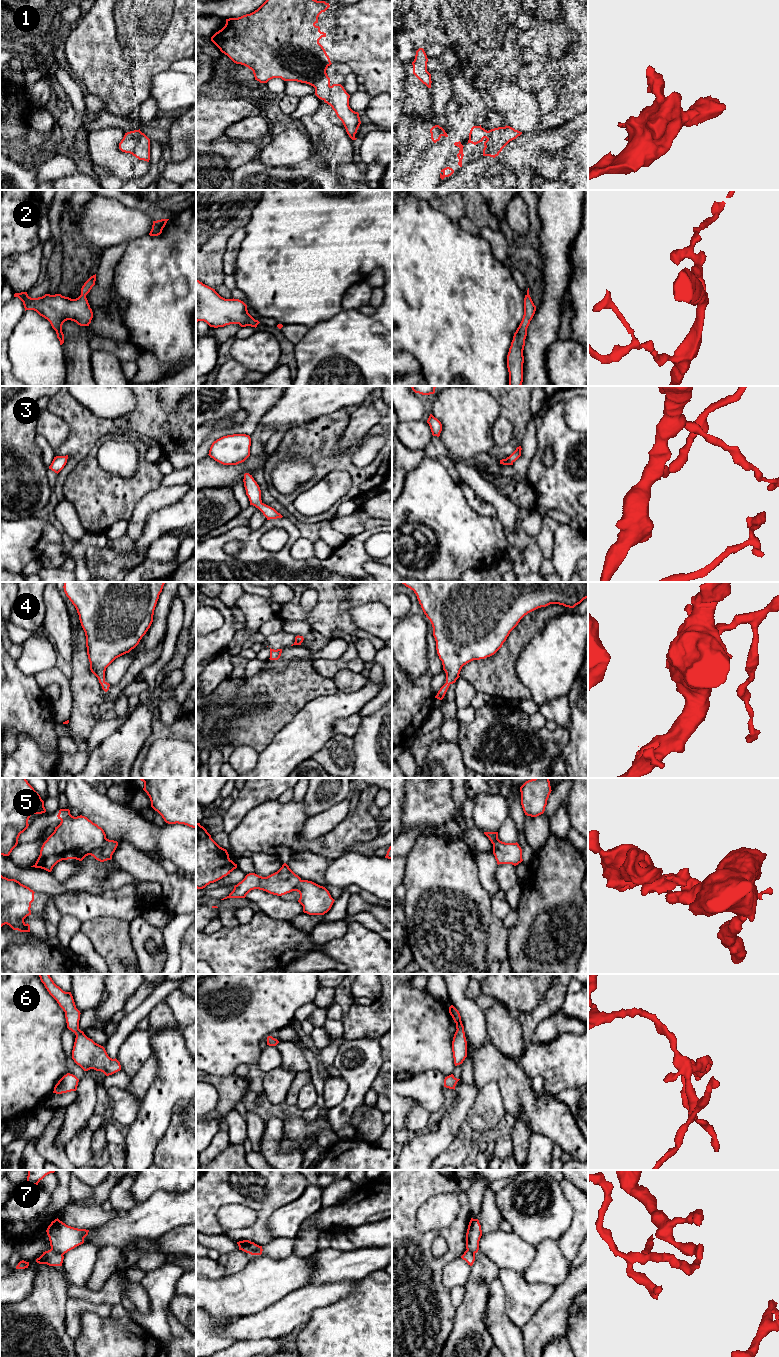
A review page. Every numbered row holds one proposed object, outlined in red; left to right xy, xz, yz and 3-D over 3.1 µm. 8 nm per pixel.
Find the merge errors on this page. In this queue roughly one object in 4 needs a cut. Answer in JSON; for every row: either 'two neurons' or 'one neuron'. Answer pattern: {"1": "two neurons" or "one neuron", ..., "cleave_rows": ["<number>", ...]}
{"1": "one neuron", "2": "one neuron", "3": "one neuron", "4": "one neuron", "5": "two neurons", "6": "one neuron", "7": "two neurons", "cleave_rows": ["5", "7"]}

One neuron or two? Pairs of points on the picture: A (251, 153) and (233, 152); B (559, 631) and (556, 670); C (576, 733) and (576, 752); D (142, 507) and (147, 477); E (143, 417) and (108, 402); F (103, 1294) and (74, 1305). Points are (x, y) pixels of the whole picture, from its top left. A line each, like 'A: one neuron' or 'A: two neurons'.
A: one neuron
B: one neuron
C: one neuron
D: two neurons
E: two neurons
F: two neurons

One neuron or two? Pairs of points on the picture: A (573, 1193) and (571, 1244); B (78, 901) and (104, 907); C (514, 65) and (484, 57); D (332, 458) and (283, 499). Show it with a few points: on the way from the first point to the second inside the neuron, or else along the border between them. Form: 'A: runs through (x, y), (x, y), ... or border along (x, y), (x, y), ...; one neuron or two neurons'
A: runs through (577, 1206), (577, 1231); one neuron
B: runs through (84, 906), (98, 906); one neuron
C: runs through (507, 62), (491, 59); one neuron
D: runs through (320, 471), (310, 483), (296, 493); one neuron

